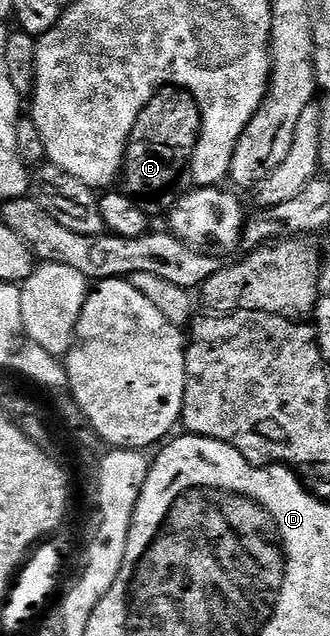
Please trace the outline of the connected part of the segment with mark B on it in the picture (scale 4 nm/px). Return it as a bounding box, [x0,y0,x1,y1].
[121,85,201,219]

